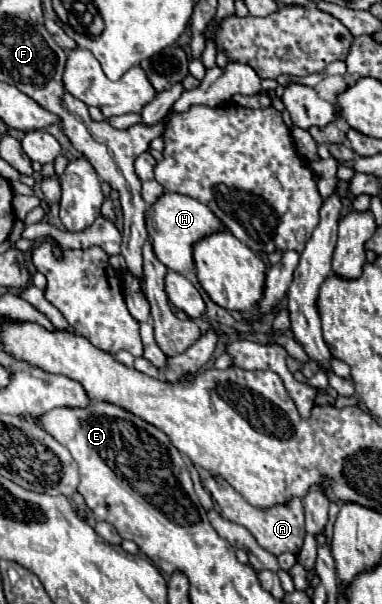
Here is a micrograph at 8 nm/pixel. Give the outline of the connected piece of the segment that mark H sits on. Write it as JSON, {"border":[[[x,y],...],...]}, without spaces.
{"border":[[[164,193],[148,211],[146,217],[146,229],[148,229],[148,237],[154,245],[154,253],[156,257],[172,271],[178,273],[186,273],[190,269],[194,269],[194,255],[192,255],[192,247],[218,231],[224,231],[224,223],[202,203],[198,203],[192,197],[184,197],[180,193]]]}

